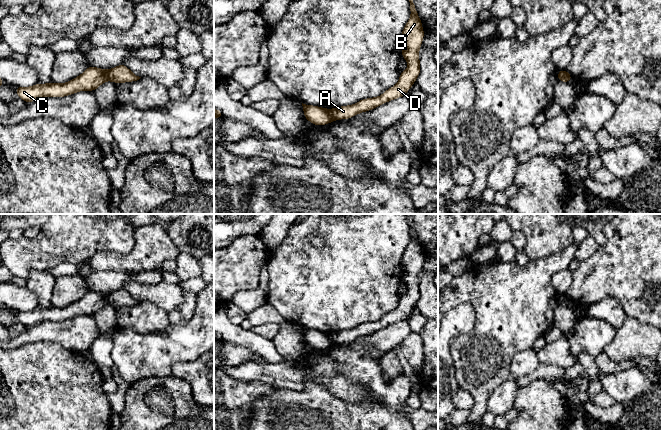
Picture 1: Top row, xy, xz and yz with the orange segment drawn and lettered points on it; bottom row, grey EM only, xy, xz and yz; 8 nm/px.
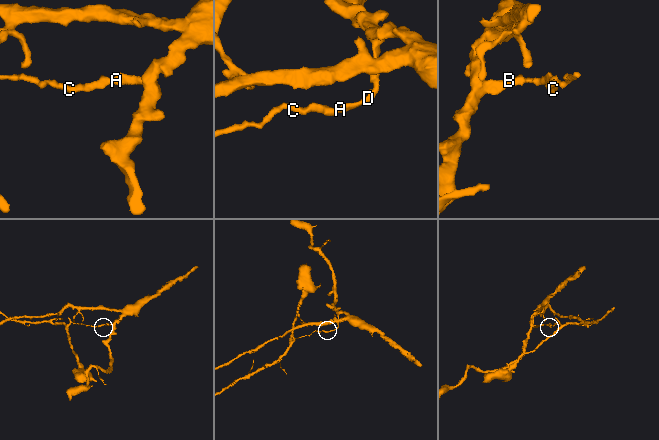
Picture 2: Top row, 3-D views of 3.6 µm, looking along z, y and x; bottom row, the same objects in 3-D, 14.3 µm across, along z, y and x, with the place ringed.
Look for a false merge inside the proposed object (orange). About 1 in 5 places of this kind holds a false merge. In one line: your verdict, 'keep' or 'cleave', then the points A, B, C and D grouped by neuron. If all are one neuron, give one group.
cleave; A B D / C

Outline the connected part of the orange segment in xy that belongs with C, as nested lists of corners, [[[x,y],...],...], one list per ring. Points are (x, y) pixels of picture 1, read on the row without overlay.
[[[89,290],[80,300],[69,306],[39,308],[32,311],[16,310],[16,316],[25,326],[33,326],[43,321],[64,321],[70,318],[88,314],[95,315],[97,311],[108,304],[103,293]]]

